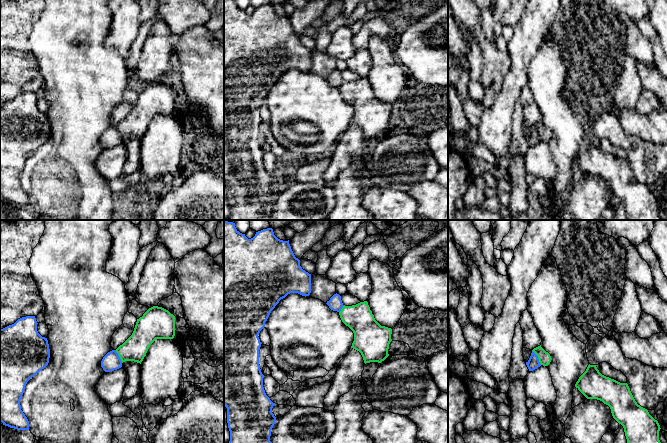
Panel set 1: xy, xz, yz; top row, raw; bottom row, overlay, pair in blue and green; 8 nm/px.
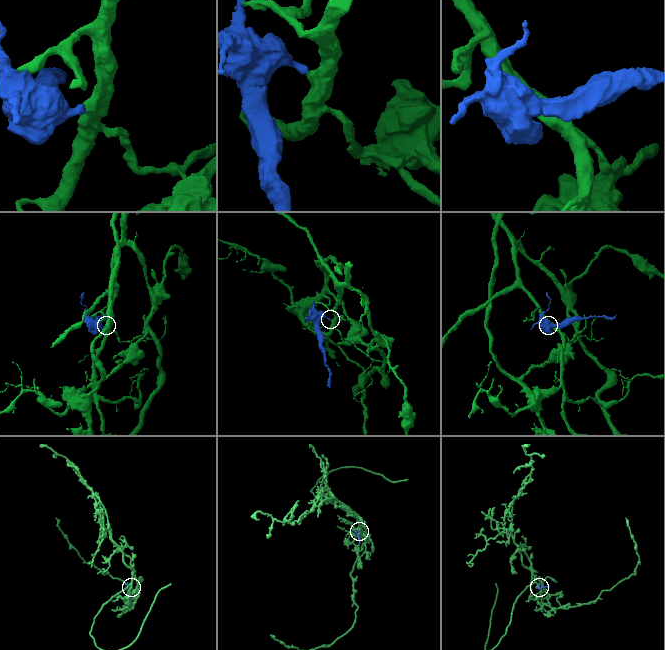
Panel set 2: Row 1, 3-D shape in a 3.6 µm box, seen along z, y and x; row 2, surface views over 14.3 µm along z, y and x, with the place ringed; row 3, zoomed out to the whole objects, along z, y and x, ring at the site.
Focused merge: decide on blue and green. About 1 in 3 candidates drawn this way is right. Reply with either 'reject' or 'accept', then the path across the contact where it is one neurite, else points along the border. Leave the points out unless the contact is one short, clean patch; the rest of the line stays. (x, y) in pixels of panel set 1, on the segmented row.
reject; border along yz (532, 350), (541, 364)

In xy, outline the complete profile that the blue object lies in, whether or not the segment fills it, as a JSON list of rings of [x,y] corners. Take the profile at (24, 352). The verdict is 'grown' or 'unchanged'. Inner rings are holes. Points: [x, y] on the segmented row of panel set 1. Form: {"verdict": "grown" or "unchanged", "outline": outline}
{"verdict": "unchanged", "outline": [[[26,316],[0,329],[0,421],[17,430],[29,430],[29,421],[20,405],[25,386],[48,365],[50,358],[48,340],[38,333],[37,324],[35,316]]]}

